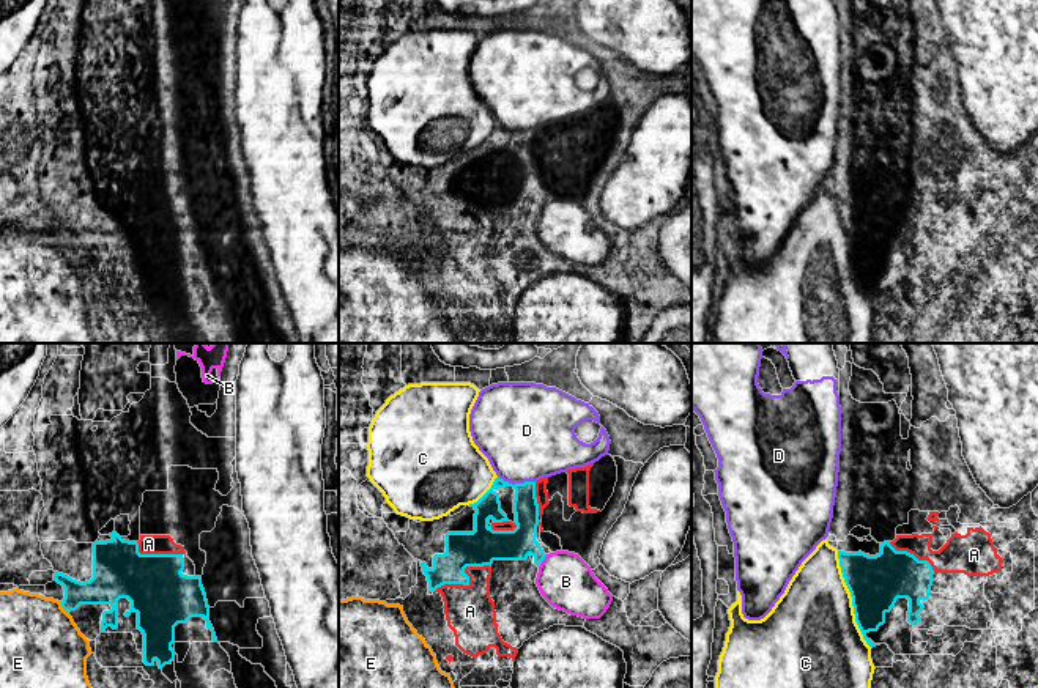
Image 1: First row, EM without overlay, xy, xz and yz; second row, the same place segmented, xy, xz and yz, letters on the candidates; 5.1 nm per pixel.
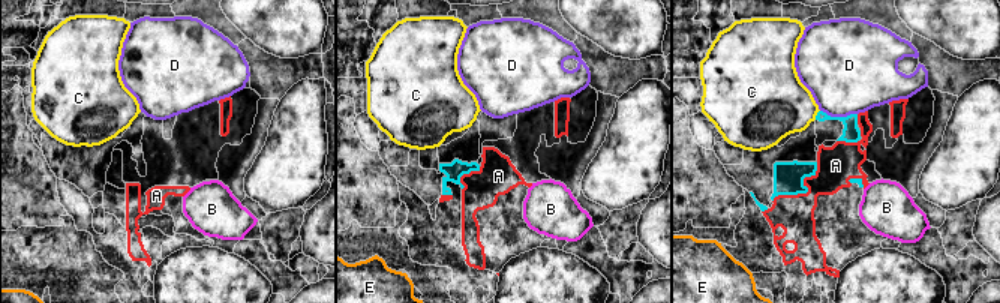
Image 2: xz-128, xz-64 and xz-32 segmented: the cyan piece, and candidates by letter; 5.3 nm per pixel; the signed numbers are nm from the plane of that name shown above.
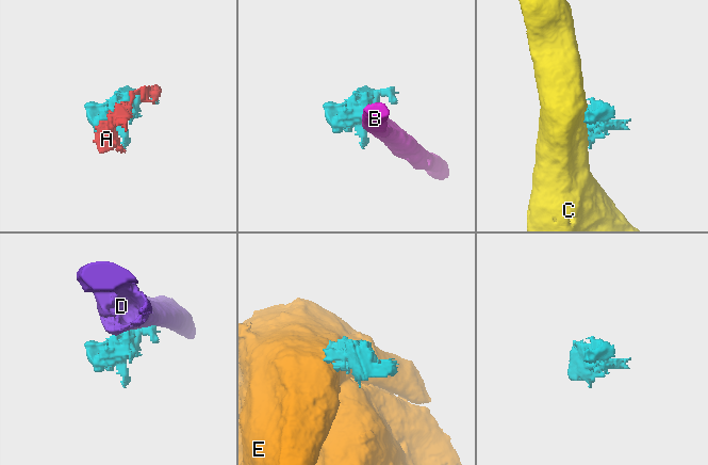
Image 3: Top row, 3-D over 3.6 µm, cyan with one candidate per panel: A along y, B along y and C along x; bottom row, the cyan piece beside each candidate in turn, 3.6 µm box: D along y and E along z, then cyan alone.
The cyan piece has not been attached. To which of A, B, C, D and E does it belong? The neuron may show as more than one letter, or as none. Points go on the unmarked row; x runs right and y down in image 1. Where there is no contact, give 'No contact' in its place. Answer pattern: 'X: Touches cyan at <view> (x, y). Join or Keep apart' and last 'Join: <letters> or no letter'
A: Touches cyan at xz (468, 229). Keep apart
B: Touches cyan at xz (542, 207). Keep apart
C: Touches cyan at yz (852, 247). Keep apart
D: Touches cyan at xz (517, 131). Keep apart
E: Touches cyan at xy (63, 255). Keep apart
Join: no letter

